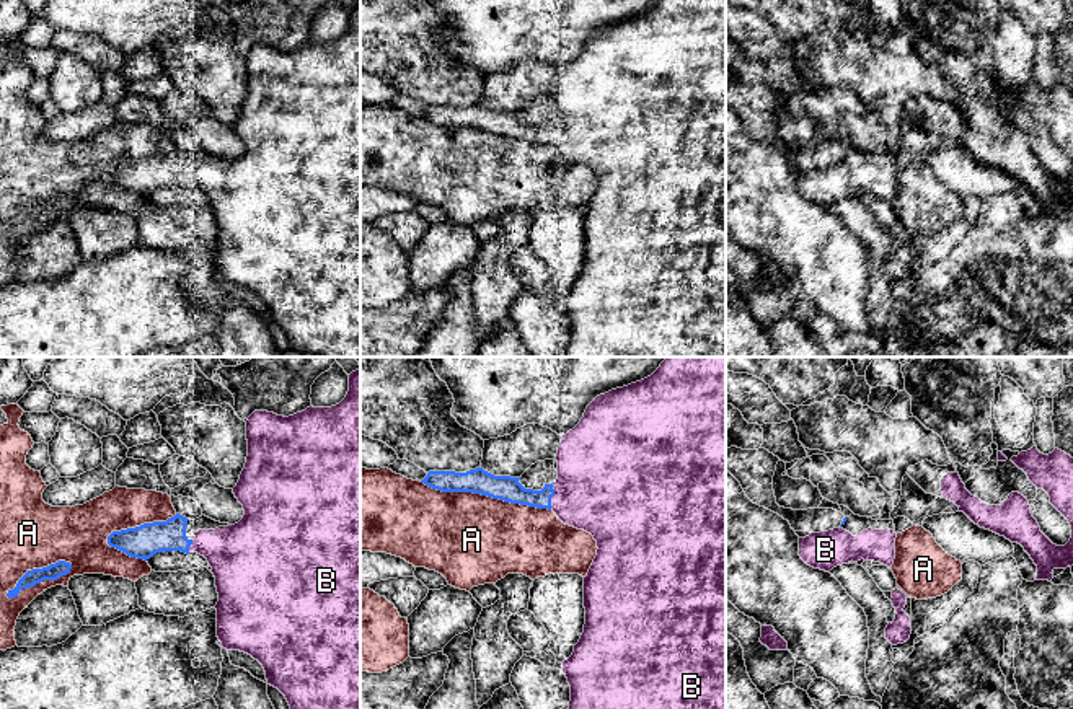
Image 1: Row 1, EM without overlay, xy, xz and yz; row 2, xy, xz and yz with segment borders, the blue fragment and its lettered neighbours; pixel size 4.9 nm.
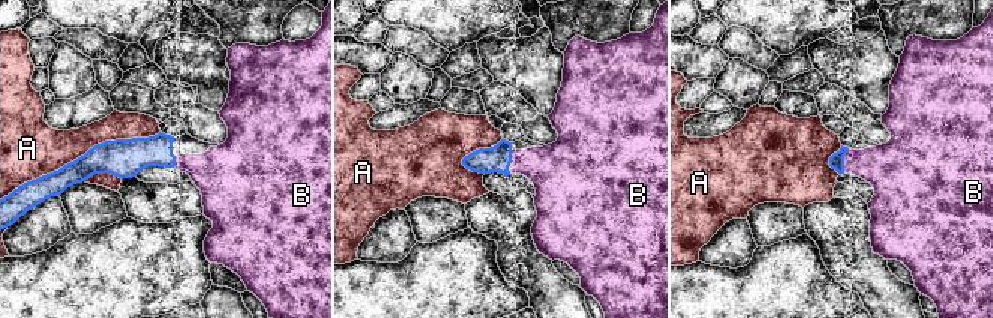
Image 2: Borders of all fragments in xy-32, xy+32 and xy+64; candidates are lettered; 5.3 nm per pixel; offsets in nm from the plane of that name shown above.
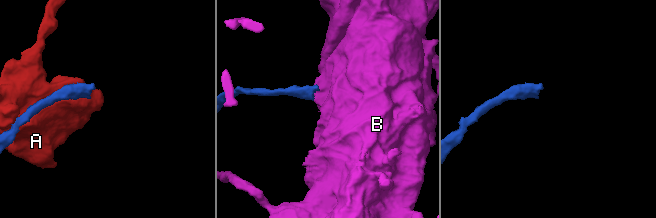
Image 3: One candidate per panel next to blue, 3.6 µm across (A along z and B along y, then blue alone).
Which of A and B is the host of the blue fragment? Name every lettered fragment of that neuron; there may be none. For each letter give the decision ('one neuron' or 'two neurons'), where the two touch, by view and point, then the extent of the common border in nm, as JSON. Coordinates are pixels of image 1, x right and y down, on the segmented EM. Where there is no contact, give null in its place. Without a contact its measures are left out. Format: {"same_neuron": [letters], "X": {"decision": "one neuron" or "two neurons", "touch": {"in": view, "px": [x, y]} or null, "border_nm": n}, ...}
{"same_neuron": ["B"], "A": {"decision": "two neurons", "touch": {"in": "xy", "px": [39, 581]}, "border_nm": 360}, "B": {"decision": "one neuron", "touch": {"in": "xz", "px": [551, 496]}, "border_nm": 140}}

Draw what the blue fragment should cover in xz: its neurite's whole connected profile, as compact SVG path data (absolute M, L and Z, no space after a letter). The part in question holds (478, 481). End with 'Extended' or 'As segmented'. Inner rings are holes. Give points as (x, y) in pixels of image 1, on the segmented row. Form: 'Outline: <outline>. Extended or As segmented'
Outline: M665 357L651 377L597 396L581 422L563 435L556 461L558 479L541 491L525 489L520 478L494 476L483 468L466 473L429 471L421 482L442 492L473 492L548 509L564 525L584 530L597 541L597 556L584 577L584 632L572 655L563 662L571 686L569 709L726 709L726 357Z. Extended

